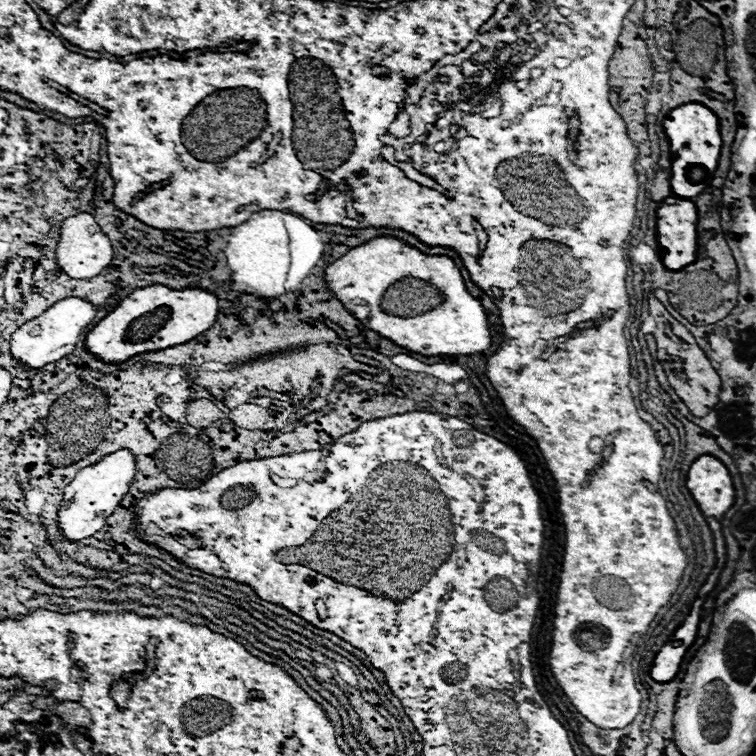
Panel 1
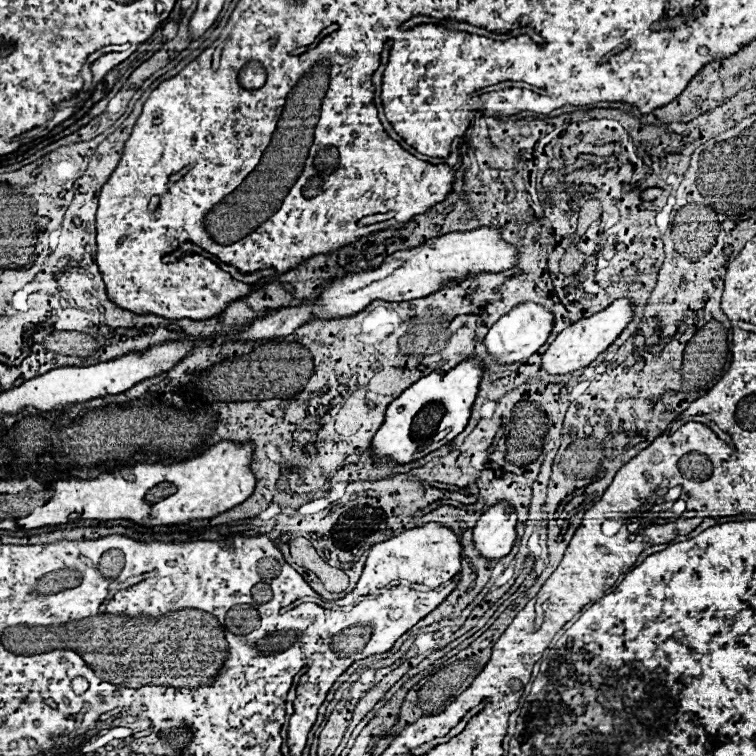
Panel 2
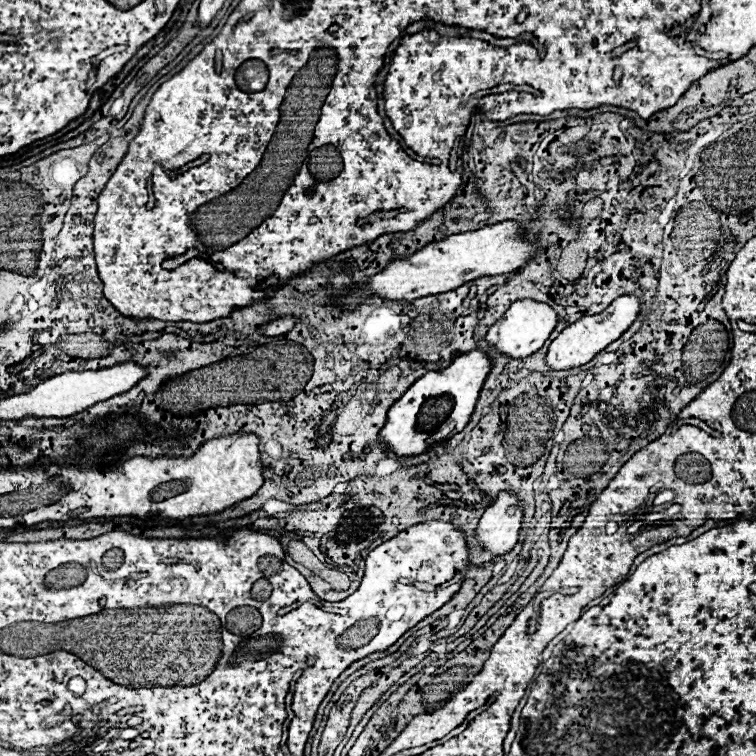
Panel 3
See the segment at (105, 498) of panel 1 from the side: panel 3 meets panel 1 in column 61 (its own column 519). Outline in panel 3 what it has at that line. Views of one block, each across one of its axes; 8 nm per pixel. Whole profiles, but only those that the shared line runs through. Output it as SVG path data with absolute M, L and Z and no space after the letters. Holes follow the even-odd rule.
M500 492L496 502L482 514L476 528L476 538L486 552L492 556L502 556L514 548L514 540L518 542L520 526L522 508L518 506L518 500L508 492Z

